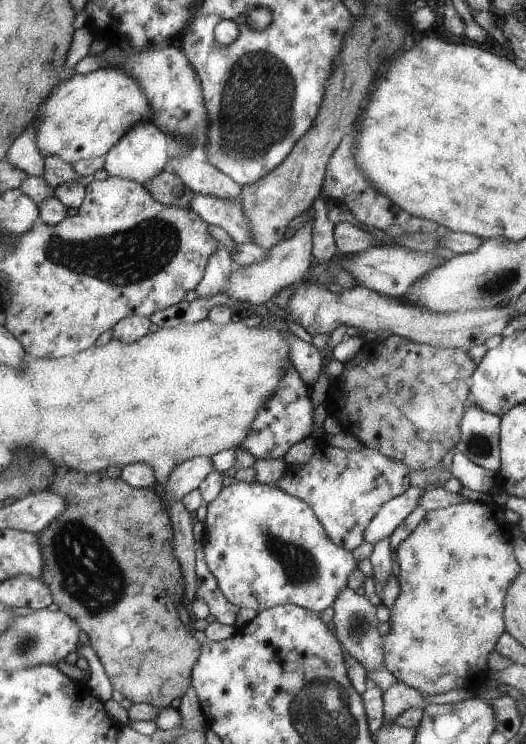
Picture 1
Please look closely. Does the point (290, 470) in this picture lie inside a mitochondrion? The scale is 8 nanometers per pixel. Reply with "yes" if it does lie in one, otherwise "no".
no

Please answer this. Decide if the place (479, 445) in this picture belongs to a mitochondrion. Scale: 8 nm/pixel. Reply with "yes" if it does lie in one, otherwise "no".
yes

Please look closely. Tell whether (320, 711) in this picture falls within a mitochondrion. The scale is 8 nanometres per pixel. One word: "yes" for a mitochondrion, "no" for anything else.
yes

